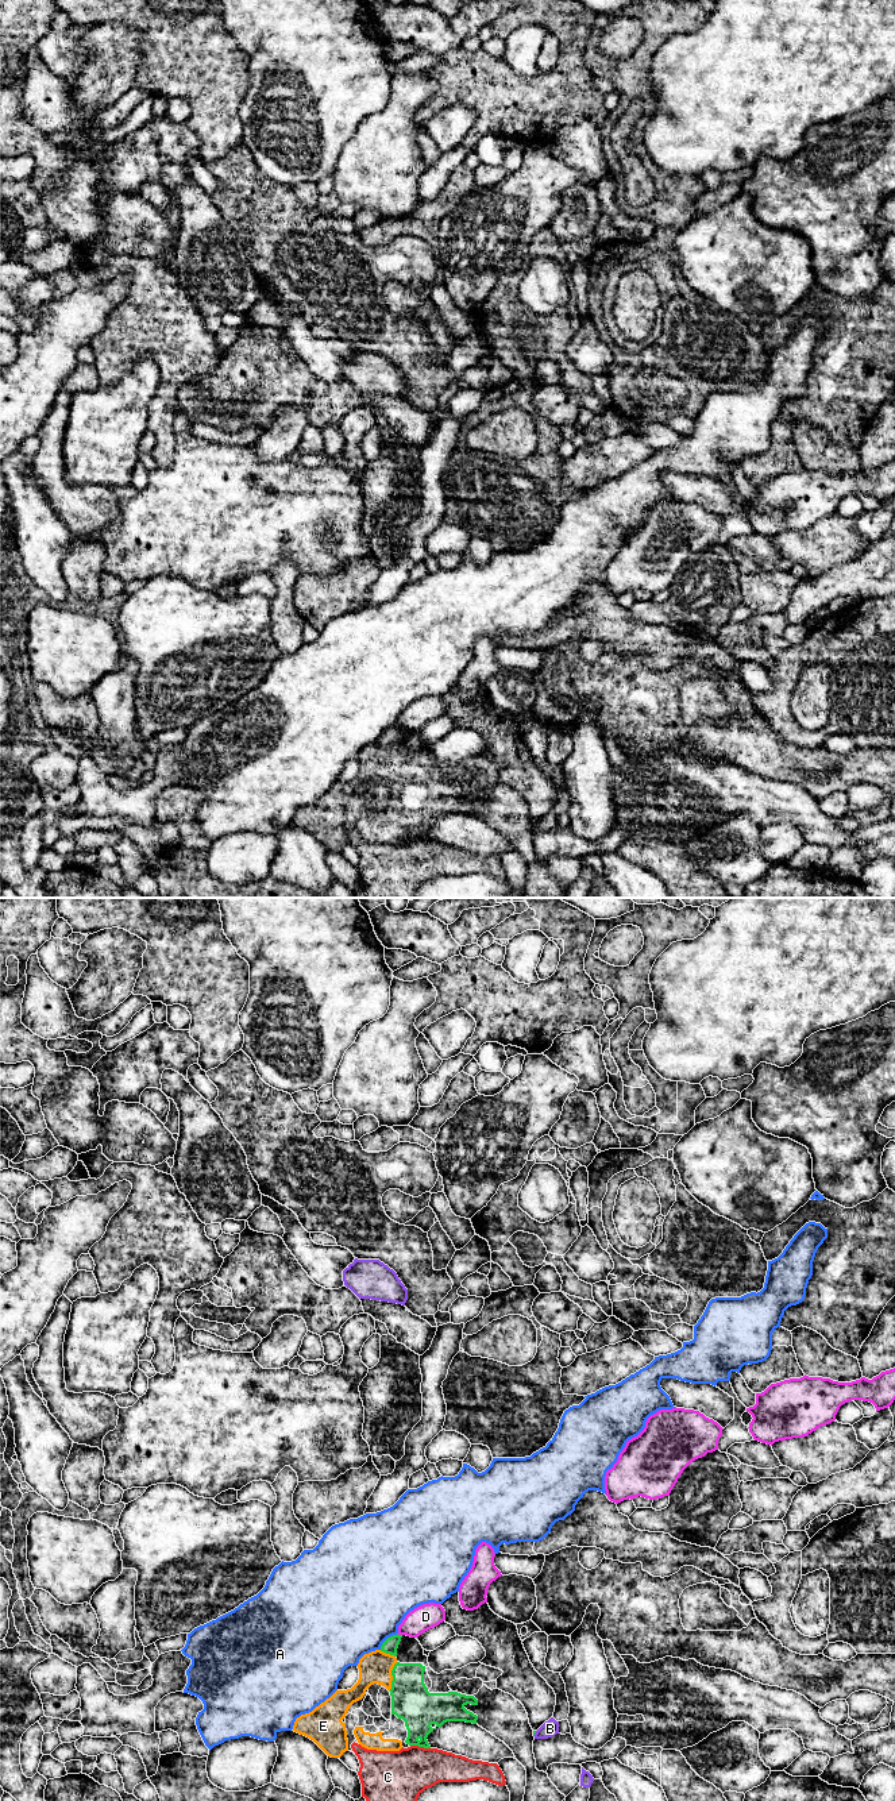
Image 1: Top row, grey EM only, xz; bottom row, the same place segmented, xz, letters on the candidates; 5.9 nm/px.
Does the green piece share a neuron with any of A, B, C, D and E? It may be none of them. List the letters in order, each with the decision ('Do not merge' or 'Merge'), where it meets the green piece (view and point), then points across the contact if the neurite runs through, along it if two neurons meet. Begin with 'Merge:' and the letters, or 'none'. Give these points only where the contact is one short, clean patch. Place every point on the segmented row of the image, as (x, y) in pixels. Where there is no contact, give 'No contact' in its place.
Merge: E
A: Do not merge. Touches green at xz (386, 1639)
B: Do not merge. Touches green at xz (535, 1732)
C: Do not merge. Touches green at xz (420, 1746)
D: Do not merge. Touches green at xz (400, 1635). Boundary: xz (397, 1634), (401, 1635)
E: Merge. Touches green at xz (393, 1677)

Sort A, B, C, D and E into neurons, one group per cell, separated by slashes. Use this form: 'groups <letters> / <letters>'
groups A / B / C / D / E

